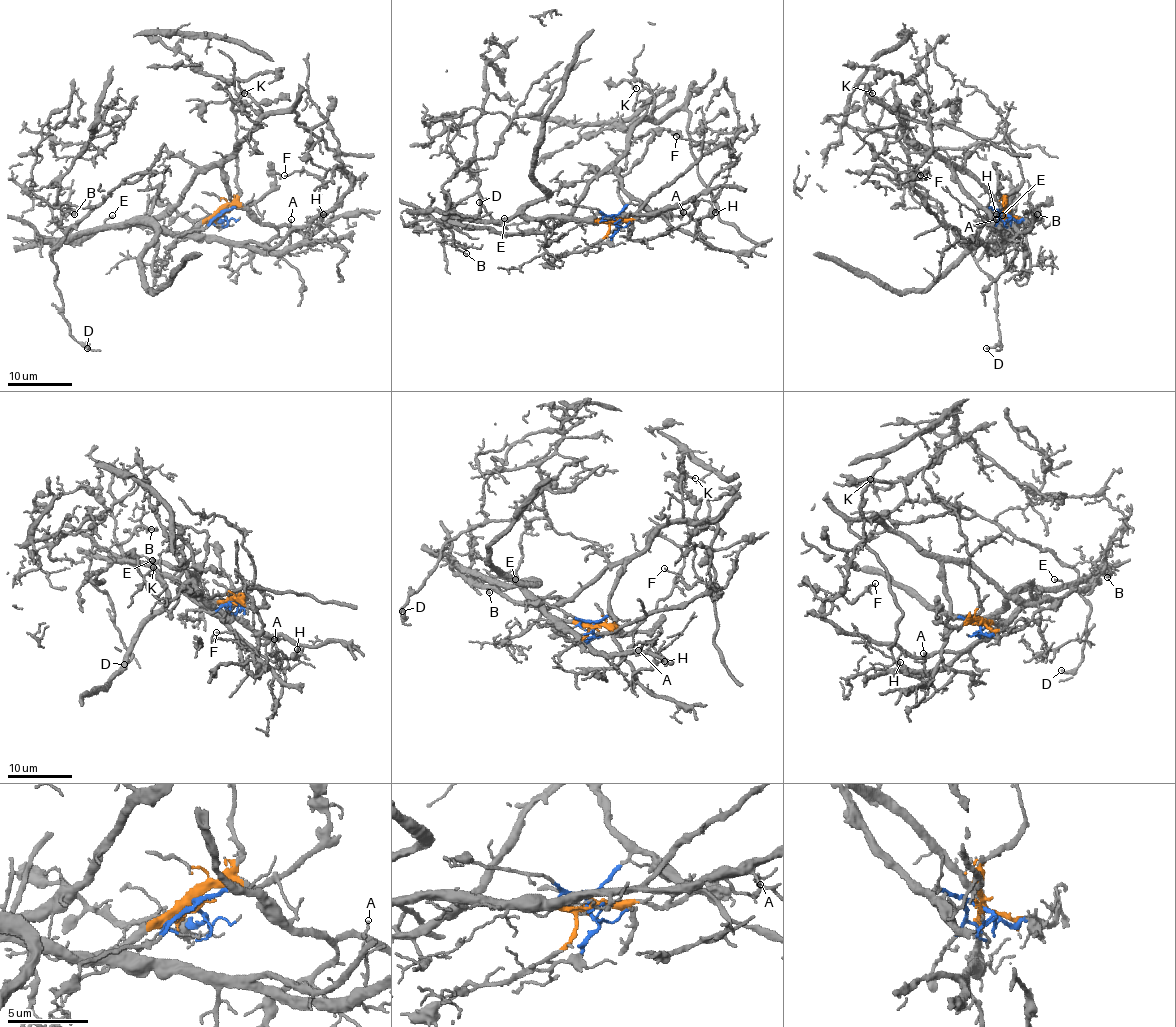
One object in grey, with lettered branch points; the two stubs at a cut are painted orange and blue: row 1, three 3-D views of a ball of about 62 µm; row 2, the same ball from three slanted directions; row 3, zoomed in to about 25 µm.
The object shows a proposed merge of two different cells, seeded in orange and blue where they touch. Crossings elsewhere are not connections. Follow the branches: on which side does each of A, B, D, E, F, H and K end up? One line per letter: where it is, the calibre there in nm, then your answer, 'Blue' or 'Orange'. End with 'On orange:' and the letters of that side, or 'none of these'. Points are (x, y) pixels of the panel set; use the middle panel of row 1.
A: Place: (683, 212). Thickness 120 nm. Orange
B: Place: (466, 253). Thickness 100 nm. Orange
D: Place: (479, 202). Thickness 170 nm. Orange
E: Place: (504, 218). Thickness 140 nm. Orange
F: Place: (676, 136). Thickness 90 nm. Orange
H: Place: (715, 212). Thickness 130 nm. Blue
K: Place: (636, 88). Thickness 110 nm. Blue
On orange: A, B, D, E, F

